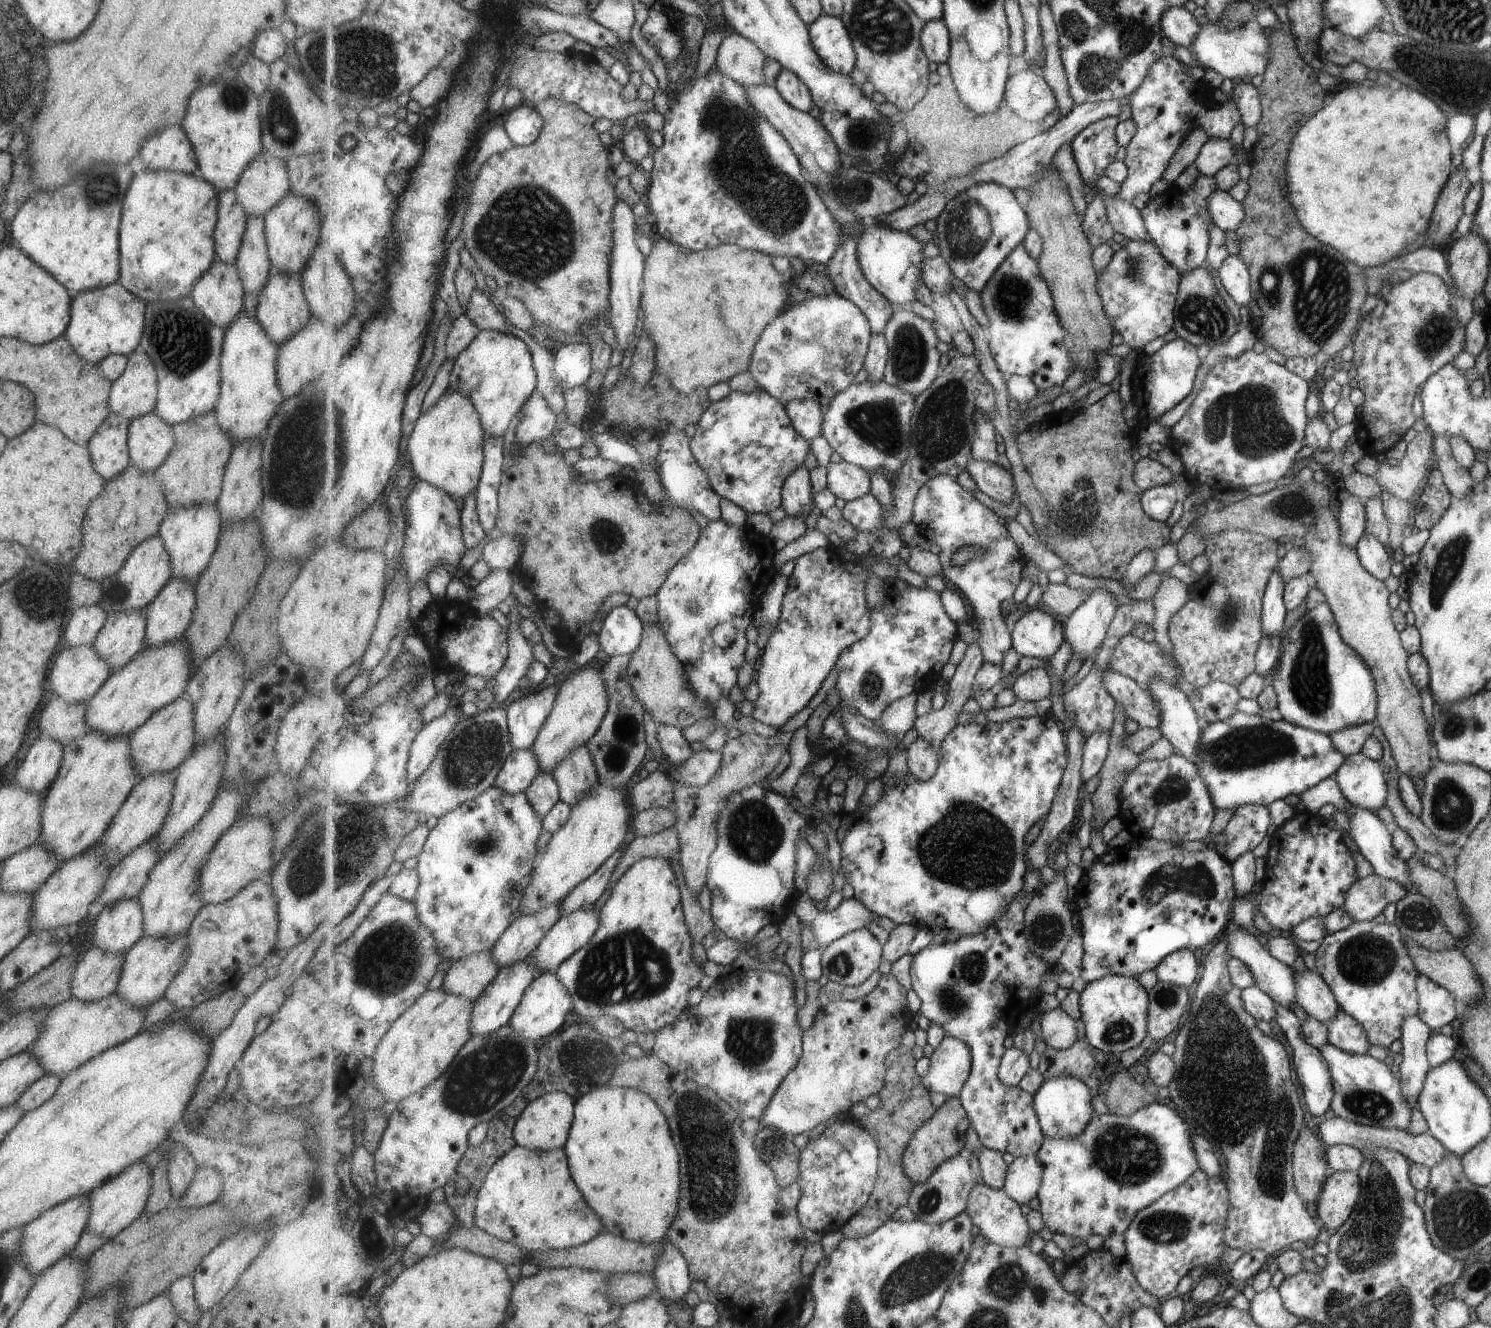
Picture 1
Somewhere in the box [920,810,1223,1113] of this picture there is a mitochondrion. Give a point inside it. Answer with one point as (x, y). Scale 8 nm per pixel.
(973, 967)

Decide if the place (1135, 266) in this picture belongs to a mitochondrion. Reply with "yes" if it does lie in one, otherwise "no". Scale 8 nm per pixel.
yes

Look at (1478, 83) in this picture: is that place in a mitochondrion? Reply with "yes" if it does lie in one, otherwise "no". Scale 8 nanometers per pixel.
no

